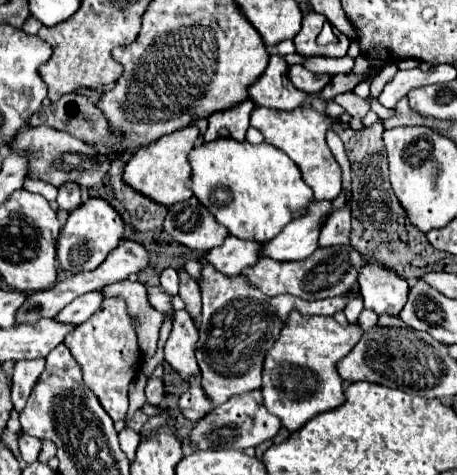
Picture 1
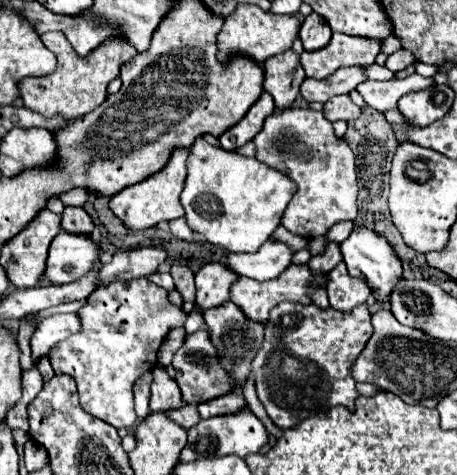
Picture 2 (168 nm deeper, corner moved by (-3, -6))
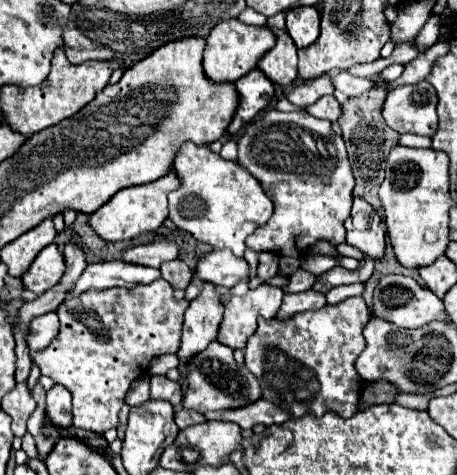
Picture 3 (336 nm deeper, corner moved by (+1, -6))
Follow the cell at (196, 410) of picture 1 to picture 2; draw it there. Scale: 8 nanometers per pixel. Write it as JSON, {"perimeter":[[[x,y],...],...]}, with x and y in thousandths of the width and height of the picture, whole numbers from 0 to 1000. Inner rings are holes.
{"perimeter":[[[501,825],[501,829],[488,829],[488,834],[479,834],[479,838],[440,846],[431,863],[435,863],[440,880],[462,880],[462,876],[479,876],[479,872],[519,867],[519,863],[532,859],[536,851],[540,851],[540,846],[536,846],[536,838],[532,838],[527,825]]]}

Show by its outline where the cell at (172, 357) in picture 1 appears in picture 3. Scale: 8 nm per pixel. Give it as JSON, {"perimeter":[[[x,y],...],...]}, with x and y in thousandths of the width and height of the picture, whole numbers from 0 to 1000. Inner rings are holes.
{"perimeter":[[[475,716],[462,720],[449,741],[427,749],[427,758],[418,758],[418,766],[409,771],[409,796],[414,796],[414,817],[400,838],[400,859],[427,863],[440,872],[457,863],[532,859],[571,838],[567,800],[536,775],[536,766],[519,771],[510,754],[510,737],[479,724]]]}

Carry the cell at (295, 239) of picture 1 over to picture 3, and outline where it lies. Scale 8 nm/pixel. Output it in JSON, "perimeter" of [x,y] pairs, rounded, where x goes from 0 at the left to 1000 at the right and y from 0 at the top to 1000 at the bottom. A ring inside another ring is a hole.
{"perimeter":[[[462,526],[431,552],[422,585],[470,602],[510,606],[527,585],[545,594],[545,560],[536,543],[519,543],[497,526]]]}

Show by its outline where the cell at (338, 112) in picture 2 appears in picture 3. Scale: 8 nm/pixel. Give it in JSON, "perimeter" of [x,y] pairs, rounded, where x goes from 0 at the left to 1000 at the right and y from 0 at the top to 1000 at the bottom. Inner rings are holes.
{"perimeter":[[[702,202],[689,219],[672,223],[667,232],[681,244],[707,248],[707,253],[720,253],[720,257],[733,257],[746,244],[746,223],[742,223],[742,215],[729,202]]]}

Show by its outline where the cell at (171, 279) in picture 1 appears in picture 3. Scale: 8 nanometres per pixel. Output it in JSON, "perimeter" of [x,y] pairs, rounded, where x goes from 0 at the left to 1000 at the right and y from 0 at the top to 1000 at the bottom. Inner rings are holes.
{"perimeter":[[[274,547],[212,552],[186,564],[164,606],[147,623],[173,623],[173,615],[186,615],[195,606],[247,606],[247,602],[287,606],[300,598],[330,598],[344,585],[348,585],[348,568],[326,560],[304,560]]]}

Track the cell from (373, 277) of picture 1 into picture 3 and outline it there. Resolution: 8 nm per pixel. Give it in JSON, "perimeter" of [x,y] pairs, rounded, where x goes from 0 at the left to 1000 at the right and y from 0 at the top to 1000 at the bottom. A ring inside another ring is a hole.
{"perimeter":[[[790,413],[772,417],[768,455],[755,463],[759,514],[786,522],[794,535],[821,547],[842,531],[842,484],[834,476],[834,455],[825,442],[799,425]]]}

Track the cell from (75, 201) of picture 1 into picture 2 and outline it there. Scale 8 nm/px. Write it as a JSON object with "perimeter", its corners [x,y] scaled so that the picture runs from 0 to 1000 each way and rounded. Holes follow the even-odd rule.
{"perimeter":[[[142,434],[133,451],[133,476],[147,488],[182,488],[182,493],[199,493],[208,480],[199,455],[182,438],[168,438],[168,434]]]}

